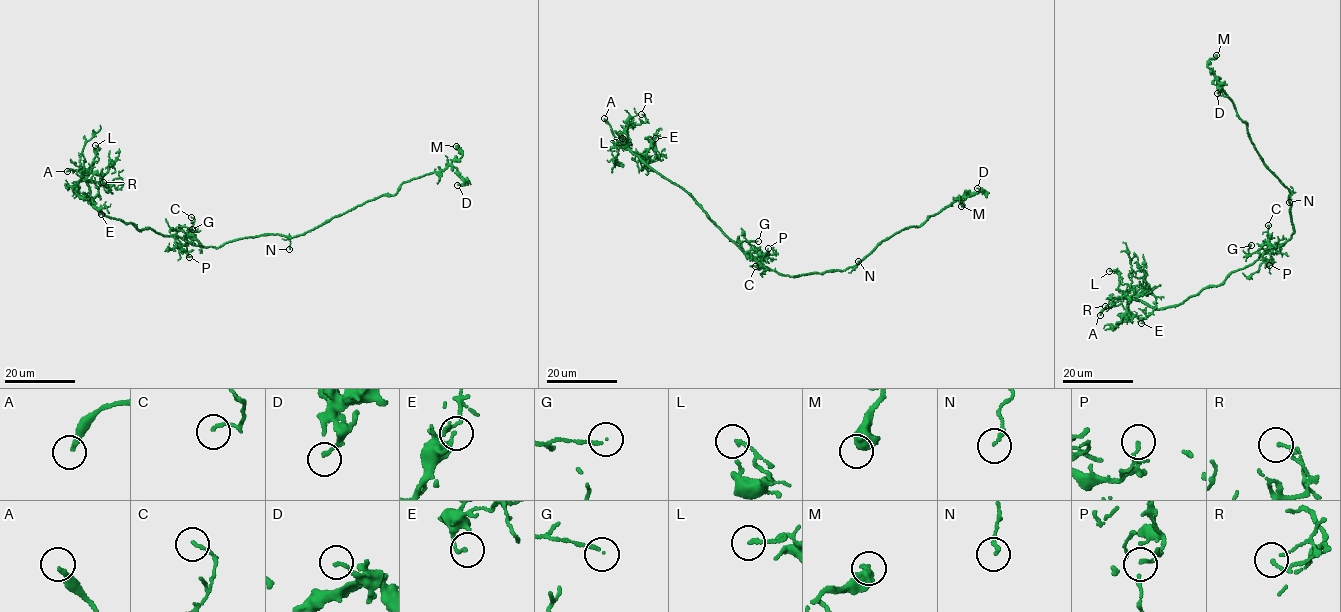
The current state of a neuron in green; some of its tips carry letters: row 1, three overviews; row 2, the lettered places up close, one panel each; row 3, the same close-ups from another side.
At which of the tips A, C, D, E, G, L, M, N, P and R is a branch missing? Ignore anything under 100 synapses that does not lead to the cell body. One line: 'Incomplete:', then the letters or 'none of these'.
Incomplete: A

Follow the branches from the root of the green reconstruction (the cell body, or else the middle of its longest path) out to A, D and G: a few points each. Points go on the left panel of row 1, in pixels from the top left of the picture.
A: (218, 248), (192, 244), (151, 228), (138, 230), (131, 223), (103, 215), (92, 205), (81, 171), (67, 171)
D: (218, 248), (250, 237), (302, 235), (448, 166), (463, 182), (457, 185)
G: (218, 248), (192, 244), (179, 238), (173, 230), (178, 227), (192, 229)

